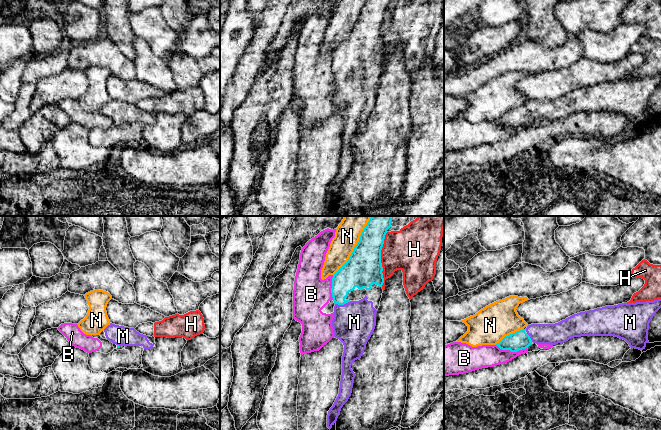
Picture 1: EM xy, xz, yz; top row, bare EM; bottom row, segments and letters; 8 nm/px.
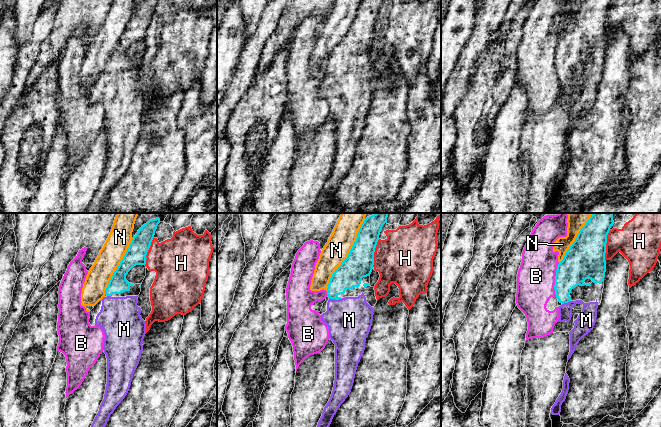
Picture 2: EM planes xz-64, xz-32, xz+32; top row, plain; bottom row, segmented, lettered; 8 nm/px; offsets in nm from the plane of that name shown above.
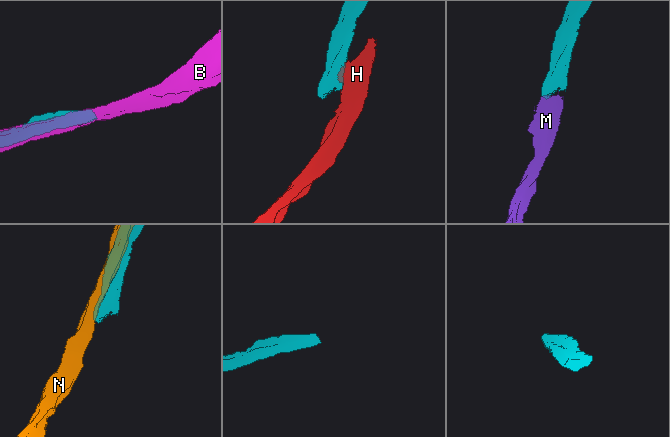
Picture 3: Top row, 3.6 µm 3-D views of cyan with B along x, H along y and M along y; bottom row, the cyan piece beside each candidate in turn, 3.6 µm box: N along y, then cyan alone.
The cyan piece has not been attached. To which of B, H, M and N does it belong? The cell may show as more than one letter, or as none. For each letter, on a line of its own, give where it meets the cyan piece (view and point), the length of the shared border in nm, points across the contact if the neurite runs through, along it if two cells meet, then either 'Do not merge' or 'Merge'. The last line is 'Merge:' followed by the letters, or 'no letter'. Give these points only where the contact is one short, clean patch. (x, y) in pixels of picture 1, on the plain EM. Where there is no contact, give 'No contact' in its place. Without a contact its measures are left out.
B: Touches cyan at yz (512, 127). Shared border 260 nm. Do not merge
H: Touches cyan at xz (380, 35). Shared border 440 nm. Boundary: xz (387, 8), (381, 26), (383, 54), (381, 61). Do not merge
M: Touches cyan at xz (342, 80). Shared border 130 nm. Merge
N: Touches cyan at xz (353, 26). Shared border 500 nm. Do not merge
Merge: M

